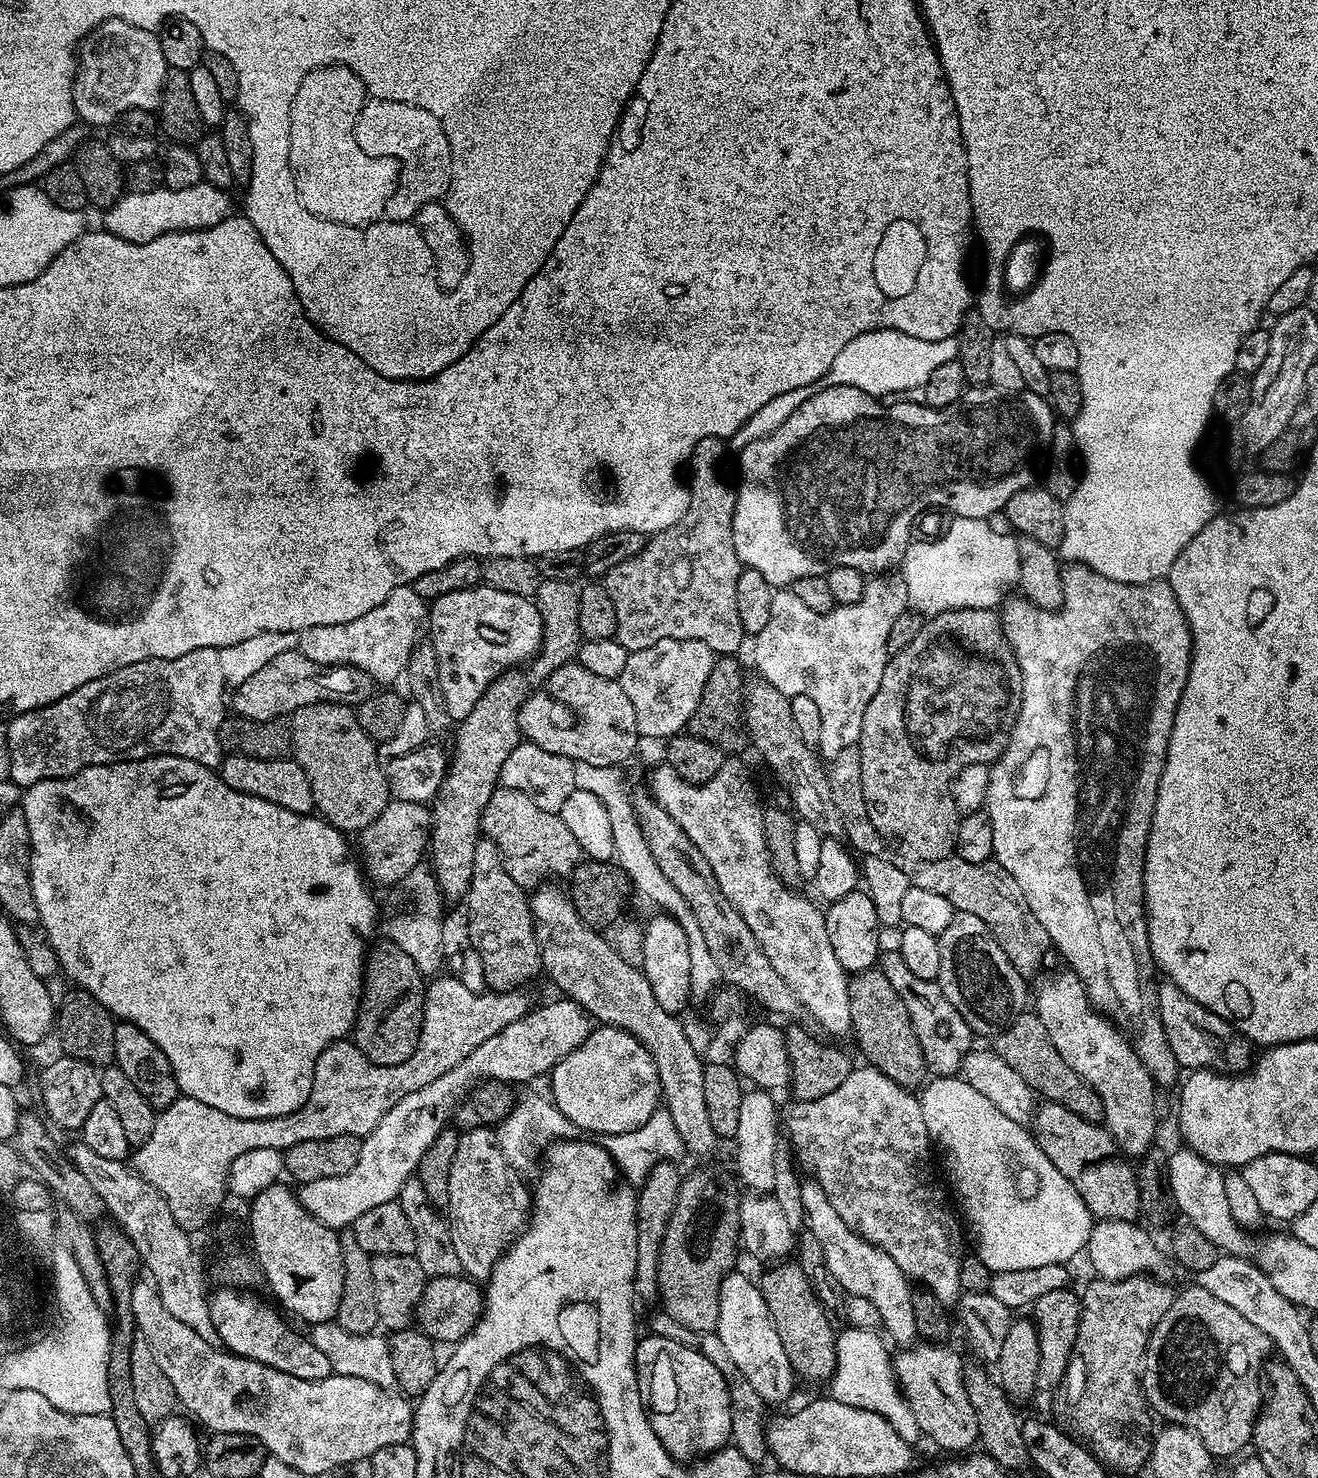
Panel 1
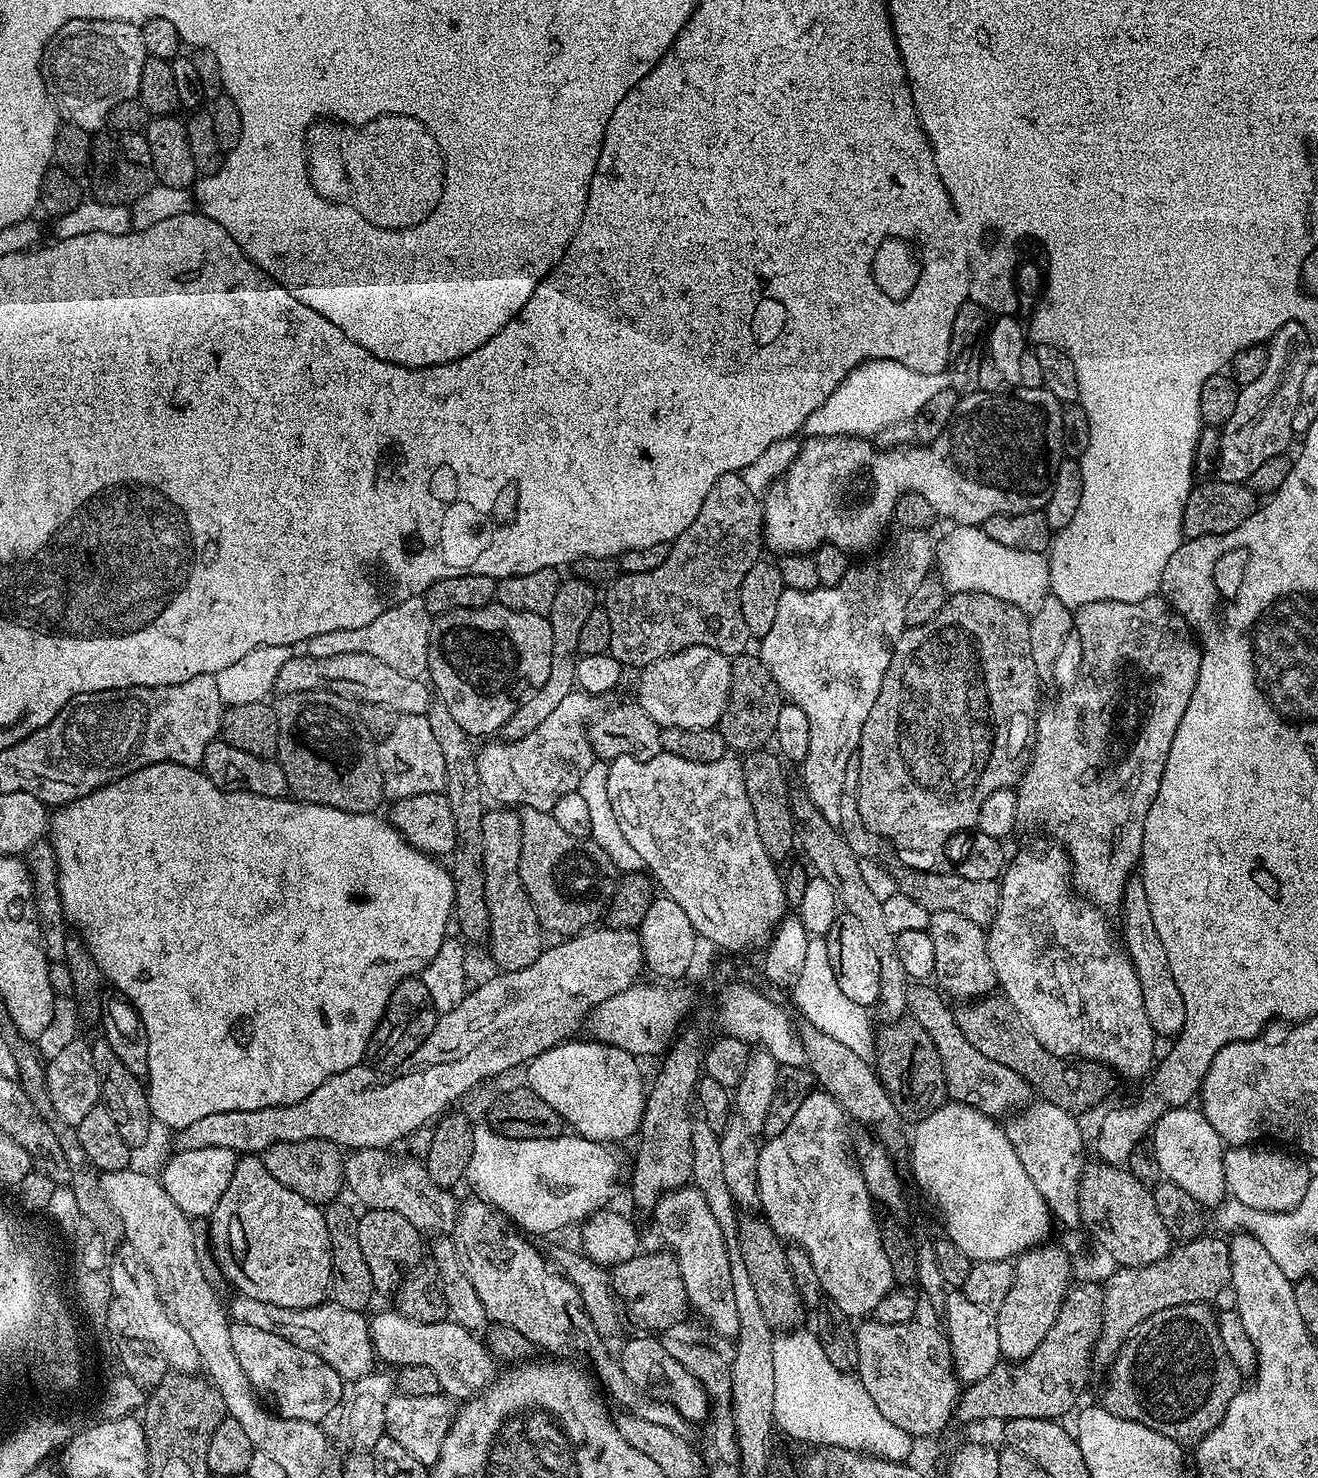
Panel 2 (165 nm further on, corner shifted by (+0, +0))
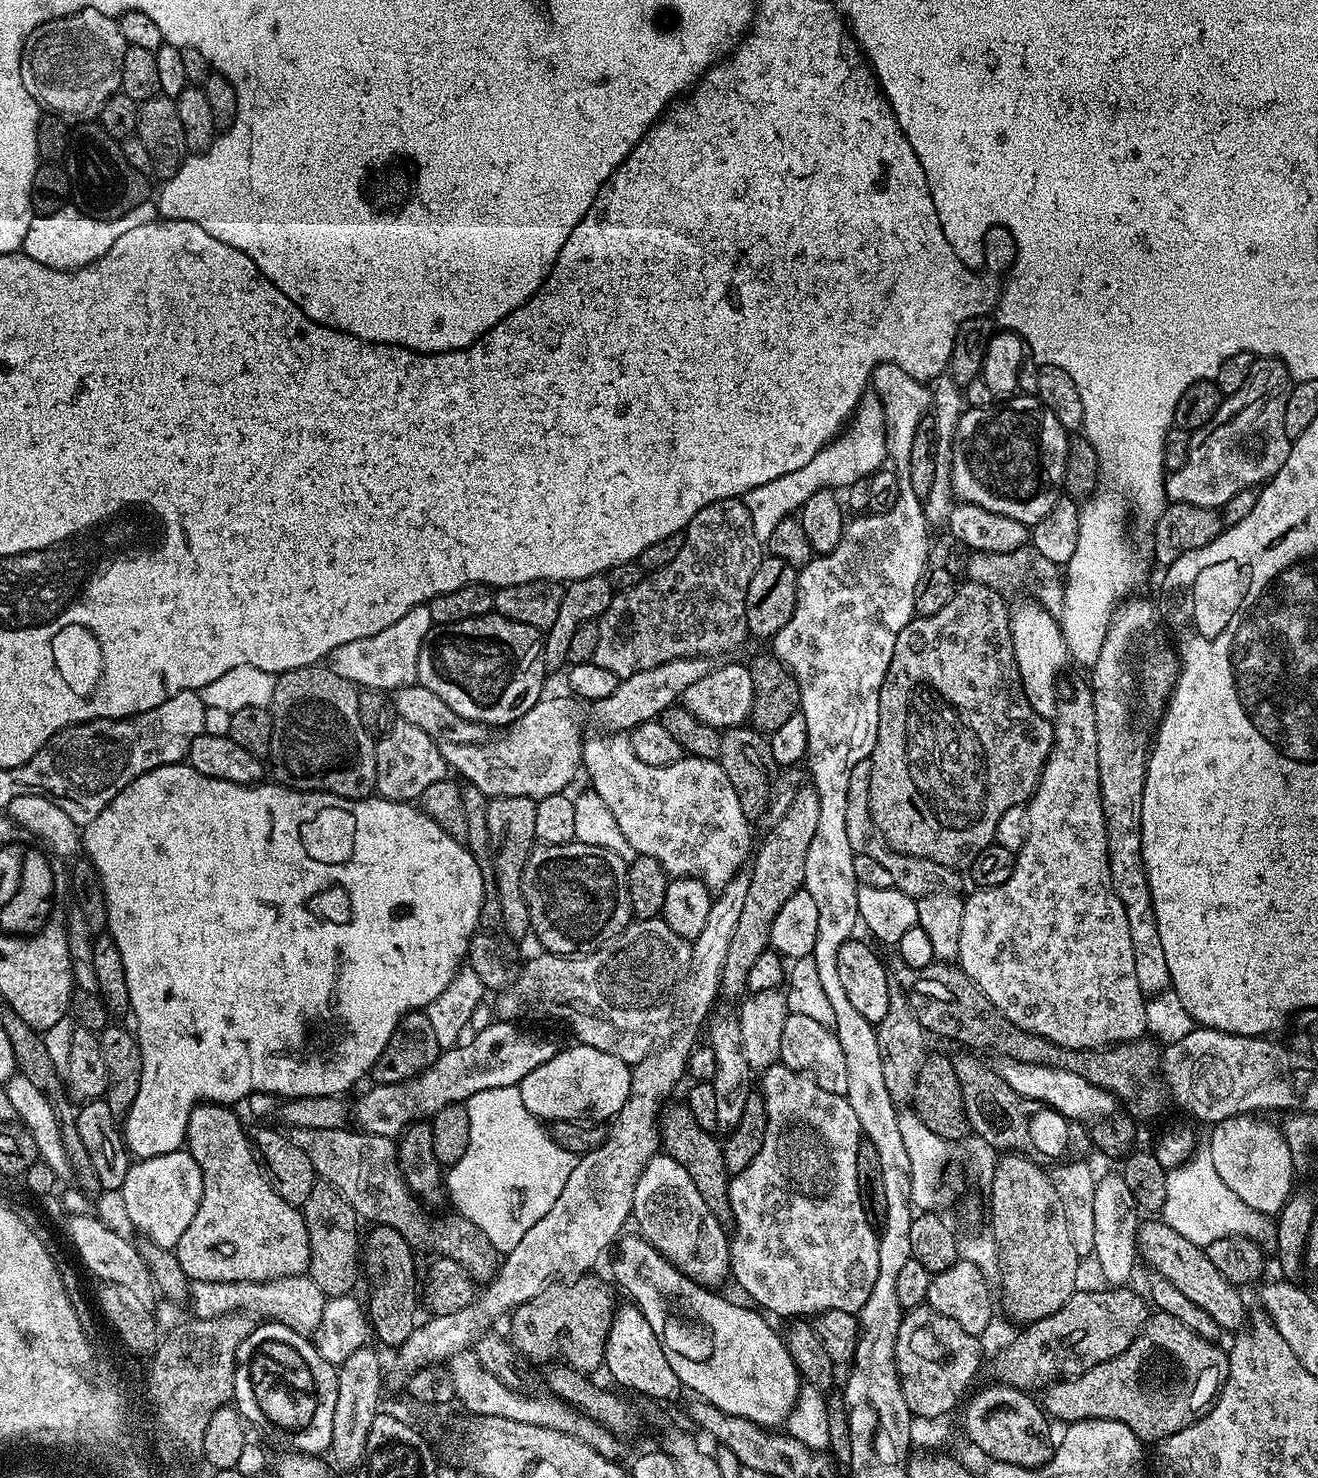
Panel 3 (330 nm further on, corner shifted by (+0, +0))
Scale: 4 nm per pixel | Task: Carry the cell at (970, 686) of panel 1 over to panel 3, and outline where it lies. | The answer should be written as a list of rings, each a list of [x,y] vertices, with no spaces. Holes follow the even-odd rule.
[[[964,582],[954,594],[954,598],[950,598],[950,602],[946,602],[946,606],[938,610],[938,614],[916,616],[911,620],[902,630],[902,634],[898,634],[898,642],[894,642],[894,658],[890,658],[890,666],[886,670],[886,678],[882,682],[878,698],[878,738],[874,742],[870,757],[870,814],[874,818],[874,826],[878,826],[884,841],[894,851],[903,852],[909,858],[930,858],[930,862],[938,862],[953,870],[971,869],[974,858],[978,858],[978,854],[982,854],[982,850],[986,850],[986,846],[993,843],[998,818],[1002,818],[1006,810],[1019,804],[1027,805],[1032,799],[1044,763],[1052,750],[1053,721],[1042,718],[1042,714],[1038,714],[1034,706],[1030,706],[1024,687],[1020,685],[1010,634],[1010,604],[1000,595],[997,589],[985,584]]]

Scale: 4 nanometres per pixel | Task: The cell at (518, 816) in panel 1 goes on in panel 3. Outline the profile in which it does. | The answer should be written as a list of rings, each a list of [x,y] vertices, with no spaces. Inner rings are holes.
[[[574,839],[568,844],[542,844],[537,843],[532,849],[530,858],[526,862],[526,870],[522,878],[522,890],[524,891],[524,901],[528,907],[528,923],[531,931],[536,932],[536,936],[540,939],[540,944],[545,953],[554,956],[574,956],[585,952],[593,951],[597,946],[604,943],[605,940],[613,940],[618,934],[622,934],[622,930],[633,923],[634,917],[632,907],[630,906],[630,894],[628,893],[628,866],[629,861],[623,860],[625,857],[621,853],[613,852],[611,848],[603,848],[602,846],[590,846],[584,844],[580,840]]]

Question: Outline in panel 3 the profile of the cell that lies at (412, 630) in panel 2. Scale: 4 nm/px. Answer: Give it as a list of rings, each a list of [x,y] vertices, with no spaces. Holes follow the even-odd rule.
[[[419,604],[410,610],[410,614],[398,618],[394,626],[378,630],[378,634],[370,634],[370,638],[358,638],[335,648],[326,658],[327,667],[332,668],[338,678],[346,678],[361,689],[395,693],[398,688],[417,683],[418,654],[422,650],[422,642],[432,633],[433,627],[427,604]]]

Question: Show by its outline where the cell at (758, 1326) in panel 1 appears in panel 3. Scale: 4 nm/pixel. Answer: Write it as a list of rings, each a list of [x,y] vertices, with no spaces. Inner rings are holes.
[[[657,1154],[651,1157],[644,1165],[643,1172],[638,1178],[638,1185],[634,1190],[632,1203],[632,1218],[637,1222],[643,1236],[648,1240],[647,1245],[656,1248],[673,1265],[698,1284],[705,1287],[717,1287],[724,1278],[729,1277],[731,1264],[729,1262],[729,1246],[731,1244],[727,1229],[722,1228],[721,1219],[714,1215],[698,1186],[691,1181],[690,1174],[681,1163],[676,1162],[667,1154]]]

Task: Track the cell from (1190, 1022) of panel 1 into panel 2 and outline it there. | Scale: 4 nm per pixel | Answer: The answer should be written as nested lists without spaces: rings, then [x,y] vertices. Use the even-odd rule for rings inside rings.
[[[1139,878],[1129,879],[1124,887],[1118,915],[1124,926],[1124,950],[1132,959],[1132,965],[1138,974],[1138,986],[1142,986],[1142,1006],[1146,1006],[1146,1018],[1150,1018],[1150,1026],[1157,1036],[1175,1038],[1180,1035],[1186,1022],[1186,1006],[1178,991],[1178,982],[1174,982],[1174,974],[1170,974],[1170,962],[1166,962],[1166,950],[1162,946],[1162,938],[1158,938],[1158,930],[1154,927],[1154,918],[1150,914],[1150,898],[1146,898],[1146,886]]]

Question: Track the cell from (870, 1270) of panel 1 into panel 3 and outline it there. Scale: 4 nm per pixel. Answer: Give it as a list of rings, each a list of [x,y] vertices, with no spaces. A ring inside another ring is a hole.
[[[779,1062],[771,1064],[770,1067],[763,1069],[761,1076],[764,1077],[761,1078],[760,1084],[758,1080],[758,1092],[766,1109],[762,1150],[758,1150],[754,1162],[750,1162],[746,1170],[735,1173],[728,1182],[728,1211],[730,1220],[736,1223],[736,1229],[732,1228],[730,1232],[731,1279],[736,1279],[740,1283],[741,1290],[753,1300],[749,1300],[753,1305],[759,1306],[765,1313],[773,1312],[776,1316],[808,1318],[813,1314],[830,1310],[859,1313],[866,1298],[870,1298],[870,1290],[874,1290],[874,1278],[878,1278],[878,1232],[866,1218],[866,1210],[862,1210],[862,1198],[858,1194],[858,1146],[862,1139],[858,1118],[847,1096],[830,1094],[830,1090],[822,1090],[822,1086],[814,1083],[811,1076],[792,1072],[785,1064]]]

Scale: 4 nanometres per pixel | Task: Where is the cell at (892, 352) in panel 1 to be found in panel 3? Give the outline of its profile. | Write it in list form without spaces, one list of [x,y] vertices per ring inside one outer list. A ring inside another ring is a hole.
[[[865,394],[844,431],[822,451],[814,454],[814,458],[810,458],[806,466],[790,474],[782,474],[782,478],[774,478],[774,482],[766,482],[748,493],[746,503],[754,538],[767,542],[770,534],[774,534],[774,526],[799,513],[800,507],[804,505],[806,498],[810,498],[810,494],[823,488],[841,490],[847,484],[856,484],[859,480],[867,481],[873,472],[881,471],[885,467],[887,455],[884,411],[880,398],[875,394]]]

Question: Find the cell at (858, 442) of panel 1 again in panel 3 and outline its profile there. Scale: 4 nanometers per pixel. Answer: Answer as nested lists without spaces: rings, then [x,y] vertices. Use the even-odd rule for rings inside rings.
[[[1032,394],[1017,395],[1017,400],[1013,404],[1004,404],[993,406],[991,408],[968,408],[961,414],[961,420],[958,422],[956,436],[953,438],[953,462],[952,462],[952,495],[957,501],[974,506],[982,506],[982,510],[990,510],[994,514],[1006,514],[1006,518],[1014,518],[1018,522],[1029,526],[1037,524],[1054,506],[1060,501],[1062,489],[1064,487],[1064,471],[1066,470],[1066,454],[1068,453],[1068,442],[1070,433],[1064,429],[1062,422],[1050,414],[1046,405],[1040,403],[1039,399]]]

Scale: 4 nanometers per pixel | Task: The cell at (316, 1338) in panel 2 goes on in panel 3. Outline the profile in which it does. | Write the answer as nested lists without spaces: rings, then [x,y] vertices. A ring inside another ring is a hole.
[[[307,1274],[287,1276],[277,1280],[263,1280],[262,1282],[206,1282],[198,1280],[191,1285],[190,1300],[191,1296],[191,1315],[197,1320],[216,1318],[231,1312],[247,1312],[268,1322],[285,1324],[296,1332],[305,1334],[311,1333],[320,1325],[322,1310],[326,1303],[324,1291],[318,1286],[318,1282],[314,1282]]]

